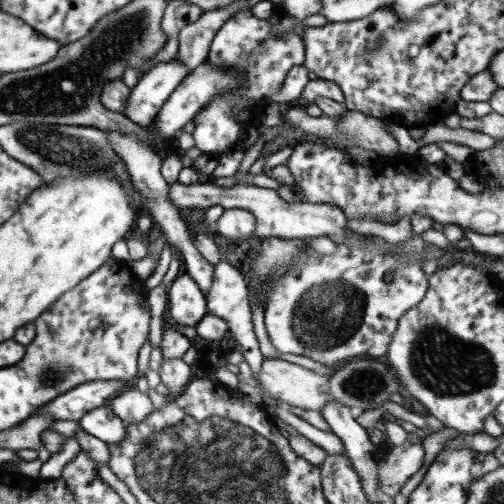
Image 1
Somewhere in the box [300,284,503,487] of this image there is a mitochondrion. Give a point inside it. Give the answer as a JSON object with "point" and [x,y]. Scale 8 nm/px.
{"point":[443,365]}

